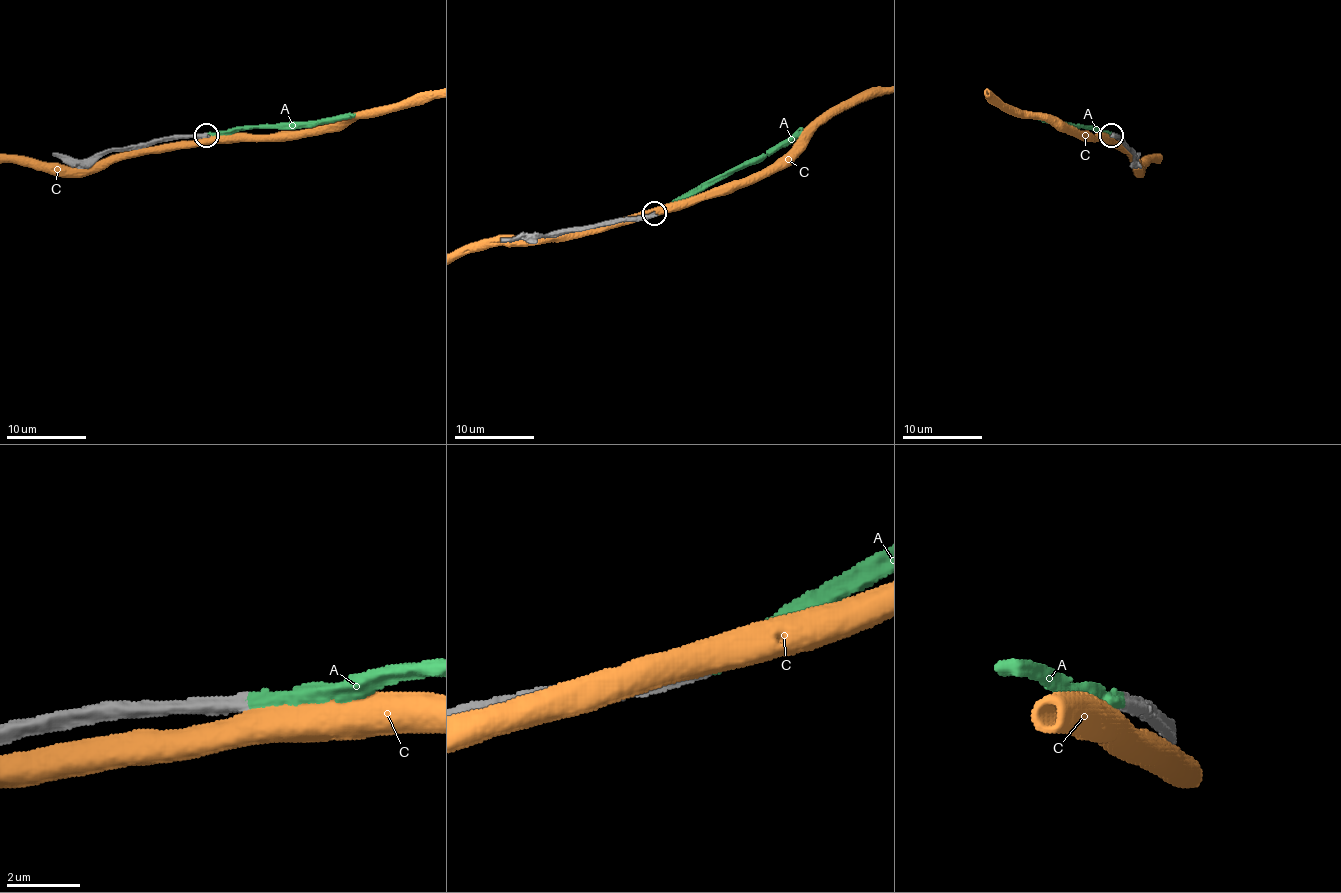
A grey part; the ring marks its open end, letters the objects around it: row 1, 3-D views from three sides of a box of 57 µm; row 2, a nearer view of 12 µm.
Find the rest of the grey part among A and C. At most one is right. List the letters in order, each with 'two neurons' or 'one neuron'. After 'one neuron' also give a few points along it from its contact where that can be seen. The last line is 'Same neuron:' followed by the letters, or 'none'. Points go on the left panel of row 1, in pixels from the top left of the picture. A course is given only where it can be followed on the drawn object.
A: one neuron; it runs (207, 134), (231, 134), (235, 130), (261, 126), (313, 126), (337, 118), (351, 118), (355, 114)
C: two neurons
Same neuron: A

